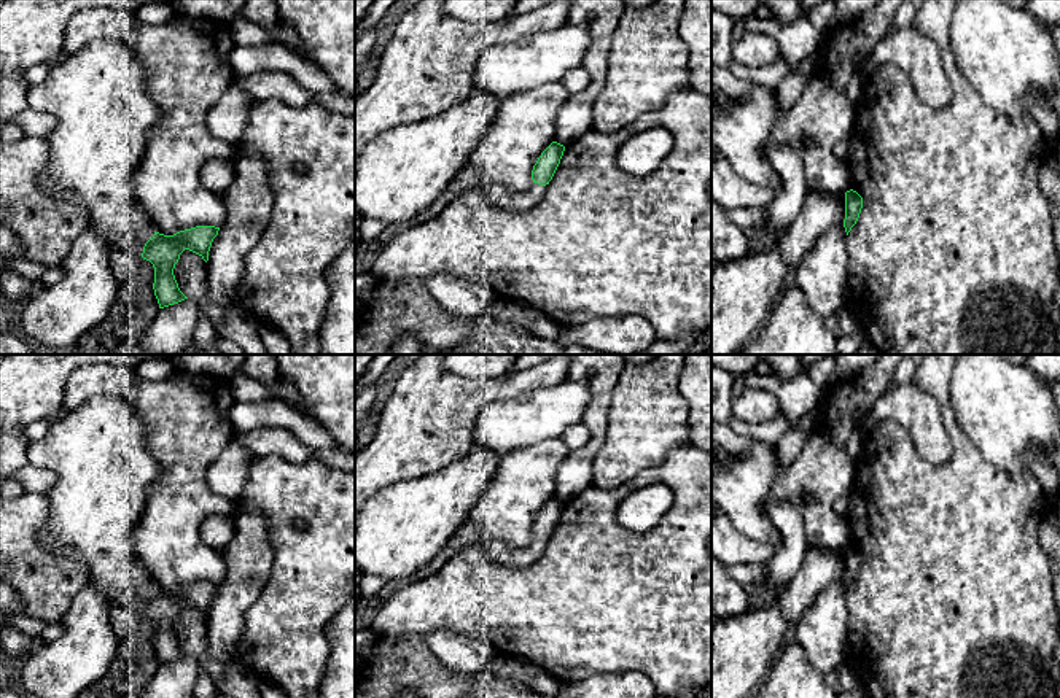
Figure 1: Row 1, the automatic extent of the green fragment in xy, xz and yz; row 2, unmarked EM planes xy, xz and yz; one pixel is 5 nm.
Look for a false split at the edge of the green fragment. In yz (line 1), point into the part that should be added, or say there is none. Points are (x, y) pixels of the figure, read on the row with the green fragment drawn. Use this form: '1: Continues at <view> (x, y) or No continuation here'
1: No continuation here

